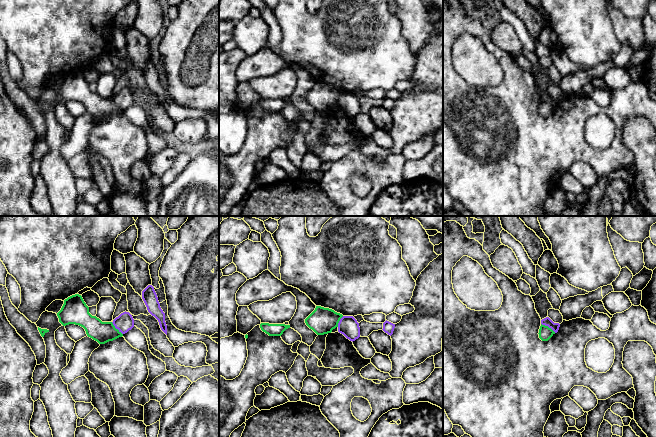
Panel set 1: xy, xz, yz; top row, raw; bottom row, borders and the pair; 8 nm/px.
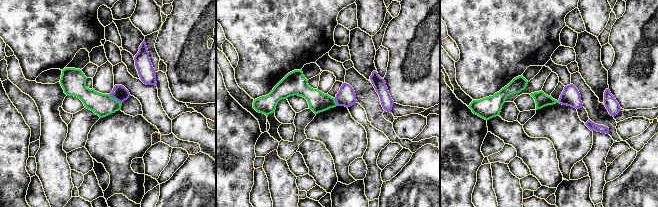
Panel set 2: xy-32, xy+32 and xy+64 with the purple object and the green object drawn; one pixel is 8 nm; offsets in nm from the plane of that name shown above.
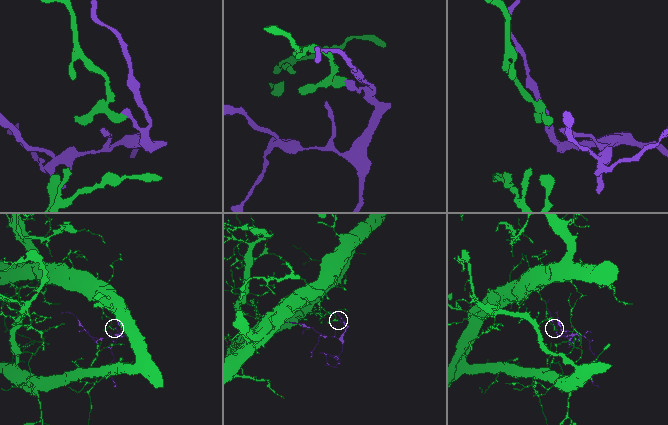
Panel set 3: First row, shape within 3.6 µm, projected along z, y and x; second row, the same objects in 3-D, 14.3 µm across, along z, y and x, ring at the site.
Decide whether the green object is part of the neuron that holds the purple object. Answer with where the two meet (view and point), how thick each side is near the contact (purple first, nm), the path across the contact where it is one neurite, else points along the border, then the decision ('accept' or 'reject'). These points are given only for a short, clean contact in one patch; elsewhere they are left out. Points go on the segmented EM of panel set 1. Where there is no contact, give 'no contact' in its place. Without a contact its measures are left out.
meets purple in xy at (116, 328); 150 nm thick on the purple side, 170 nm on the other; border along xy (111, 322), (122, 334); reject

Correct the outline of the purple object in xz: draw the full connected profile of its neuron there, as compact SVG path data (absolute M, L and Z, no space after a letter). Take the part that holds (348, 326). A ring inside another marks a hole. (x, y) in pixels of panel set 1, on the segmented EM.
M343 316L338 323L338 332L353 342L360 337L359 323L353 316Z

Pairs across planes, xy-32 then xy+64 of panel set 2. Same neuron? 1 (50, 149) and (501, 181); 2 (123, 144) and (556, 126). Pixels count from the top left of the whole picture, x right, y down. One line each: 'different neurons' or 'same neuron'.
1: same neuron
2: same neuron

